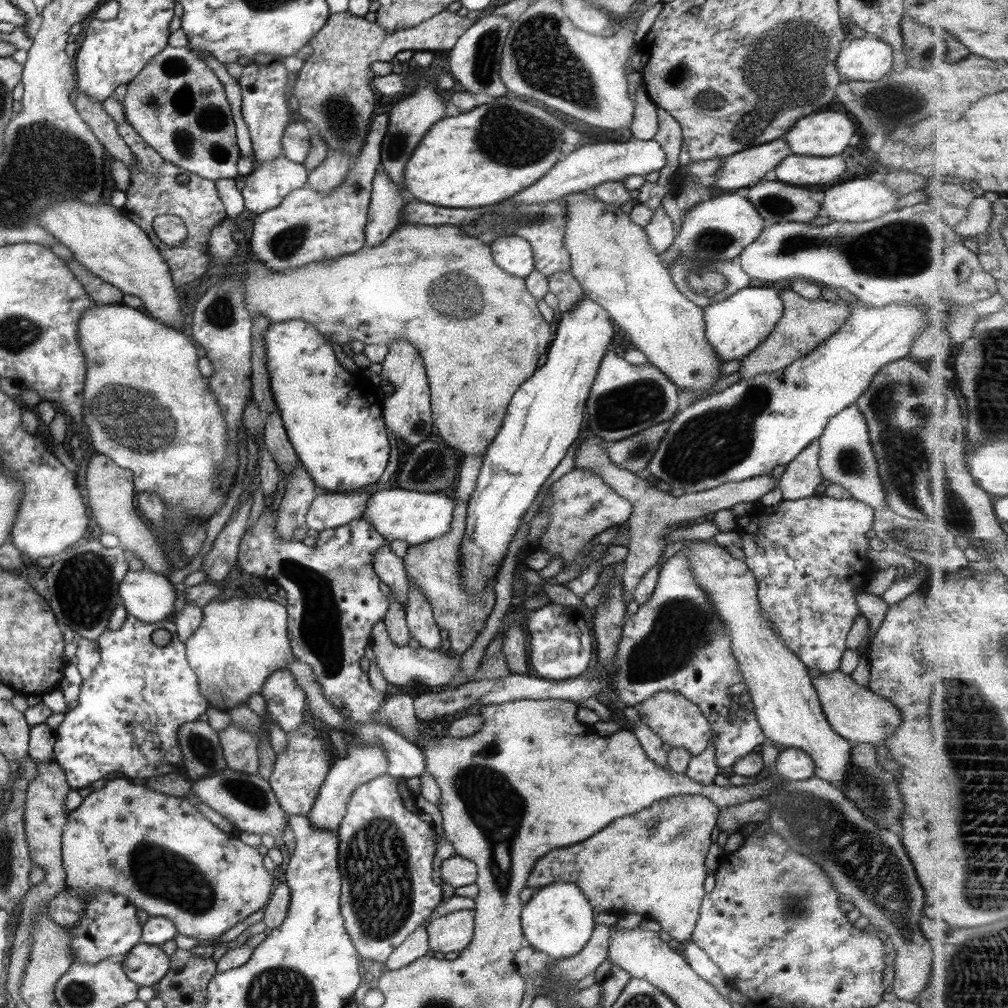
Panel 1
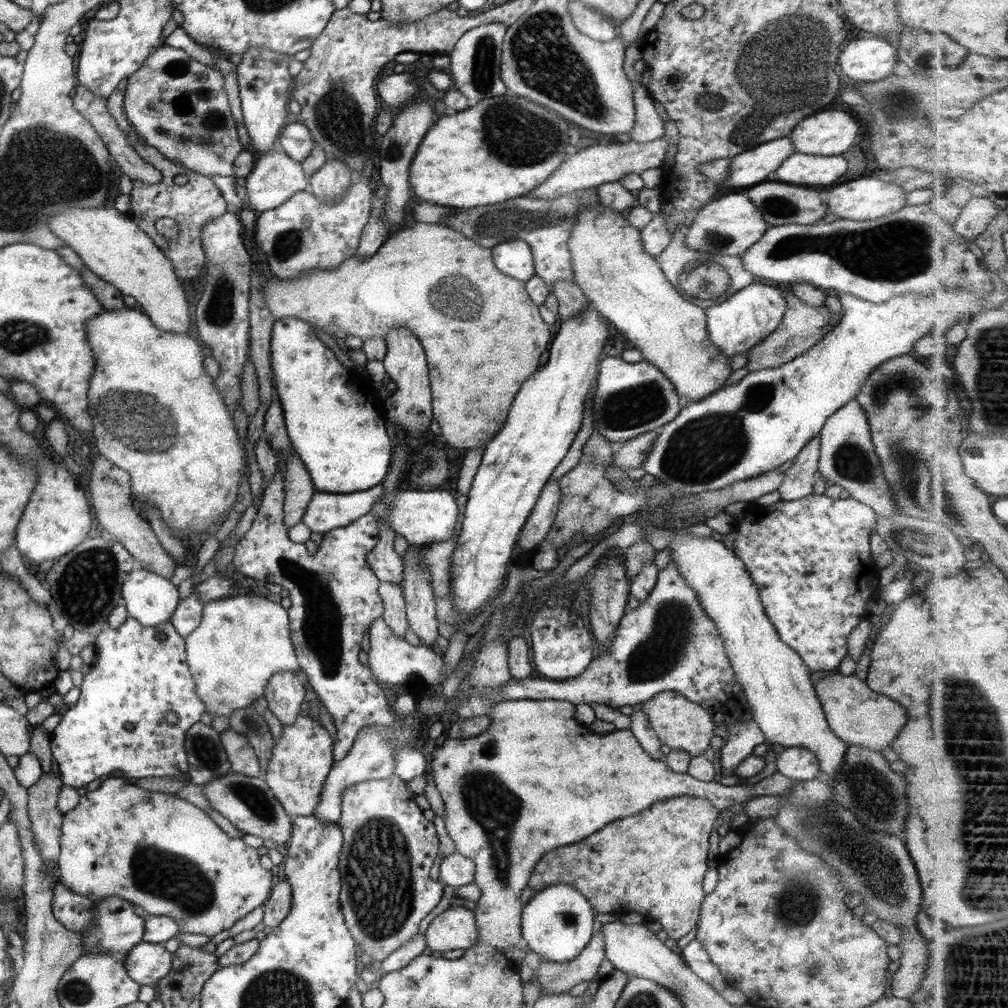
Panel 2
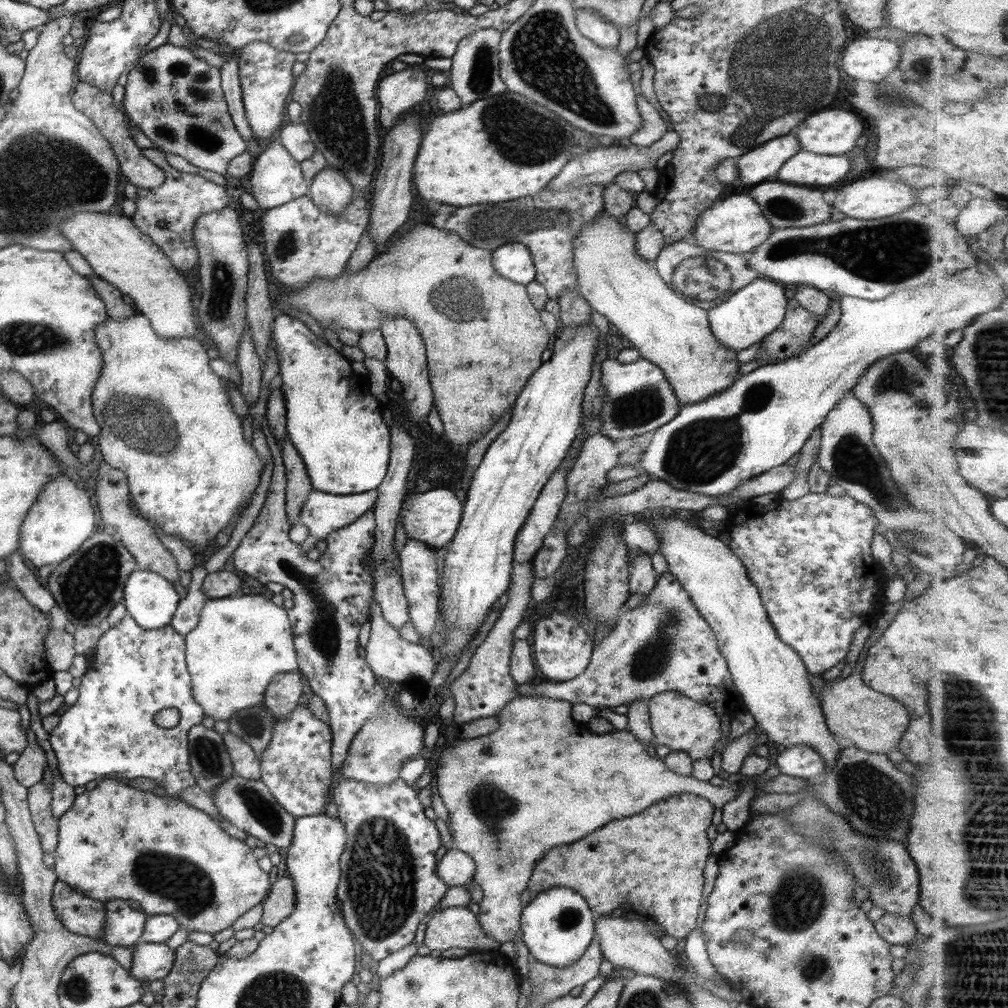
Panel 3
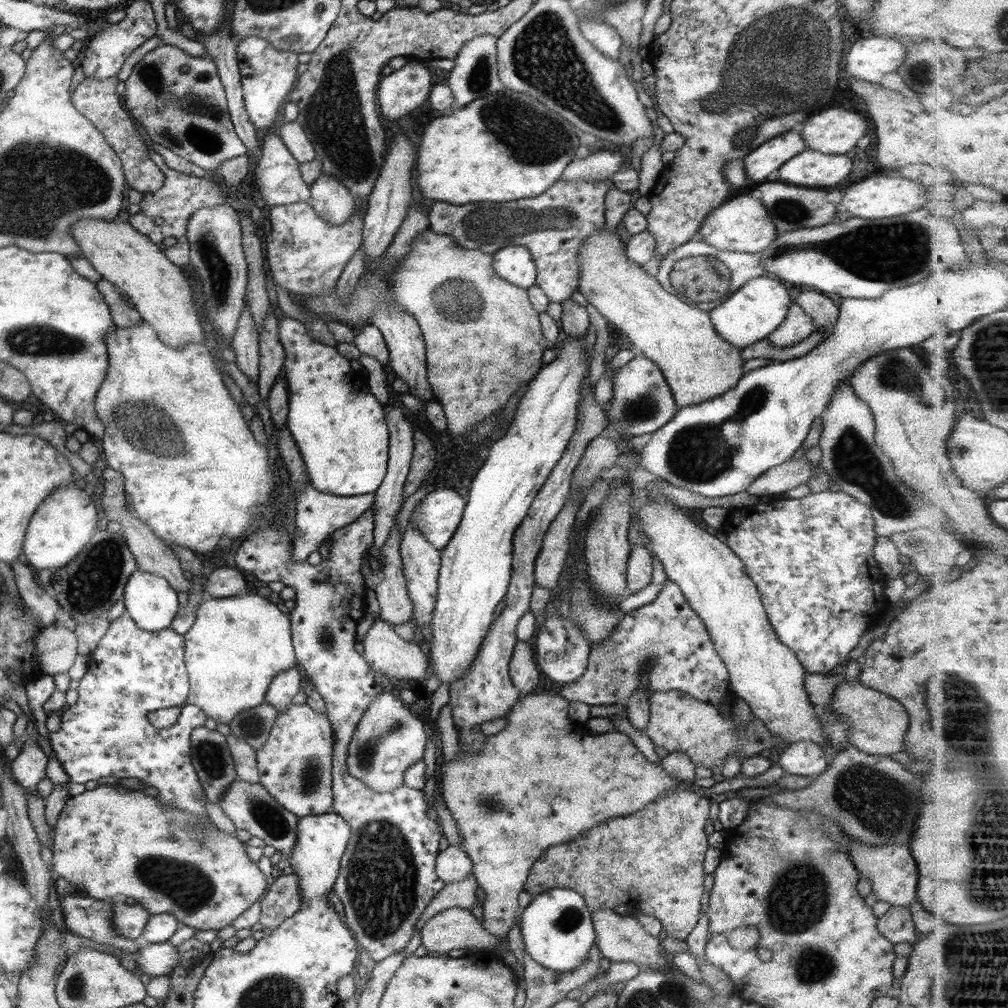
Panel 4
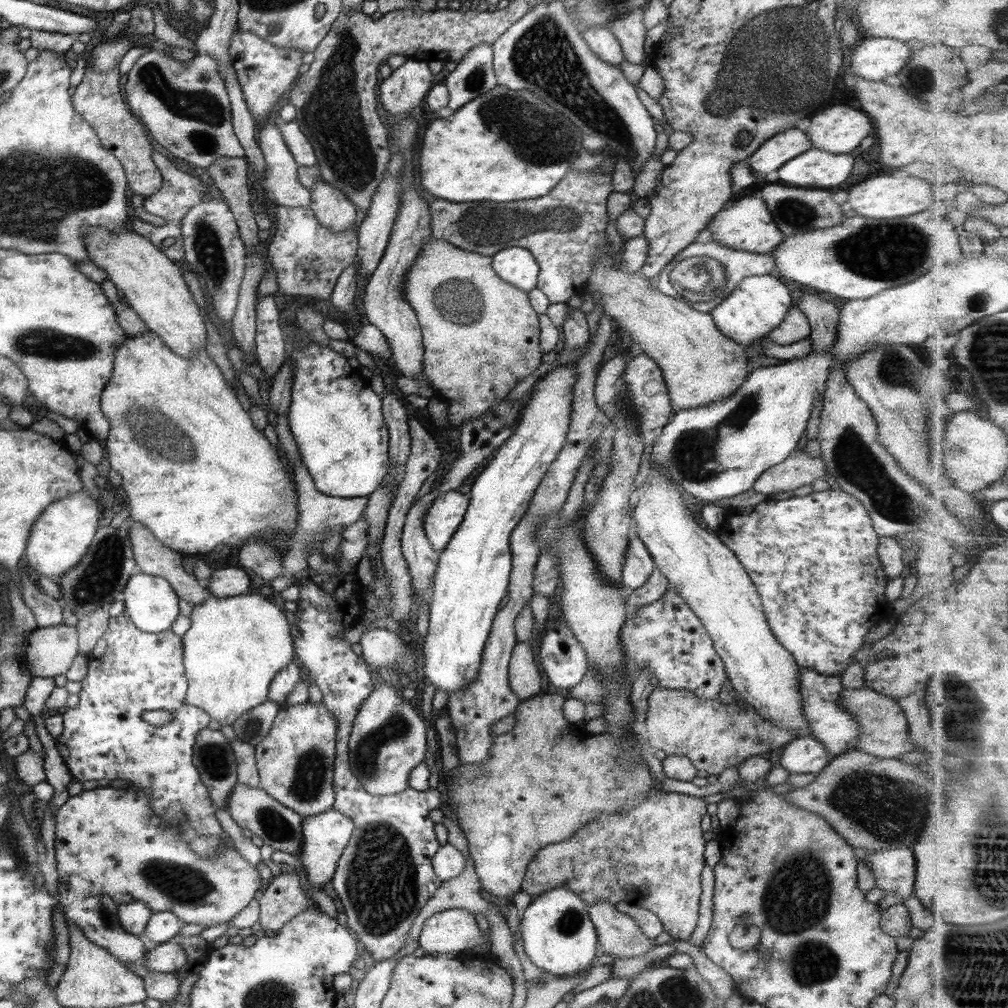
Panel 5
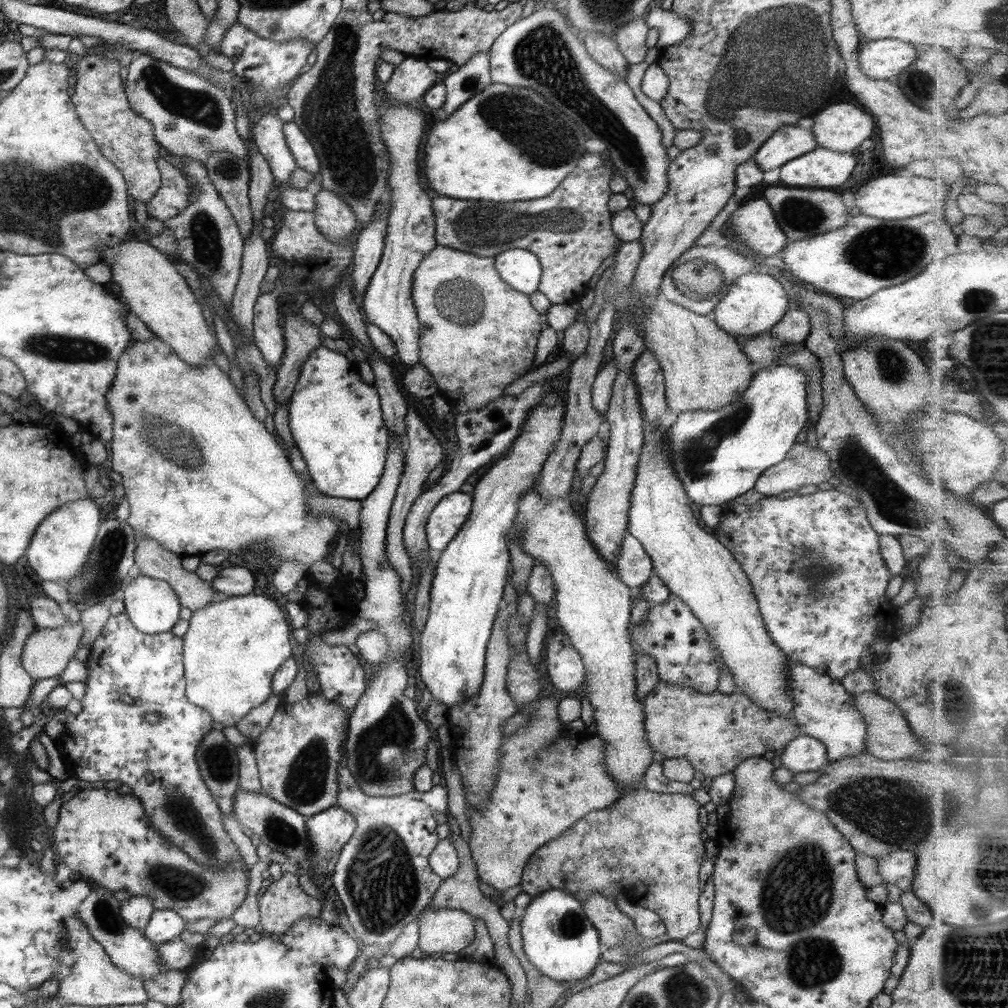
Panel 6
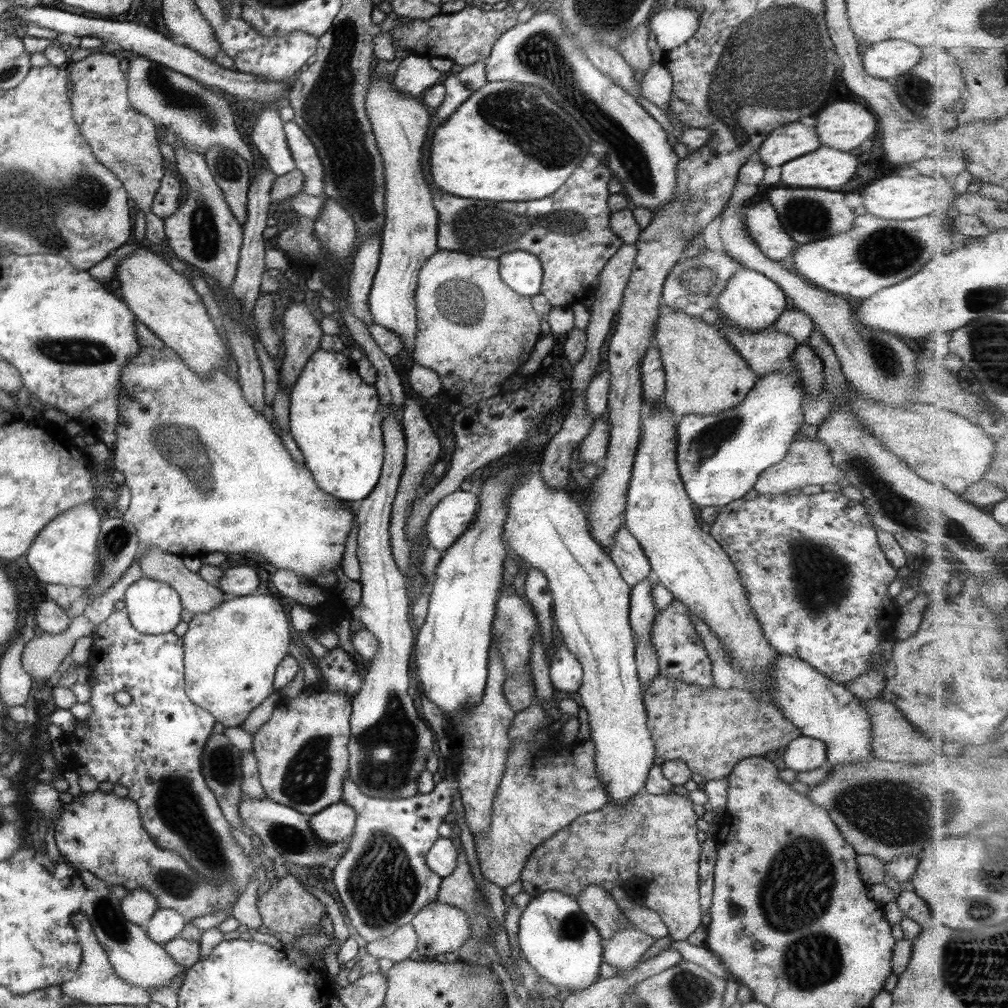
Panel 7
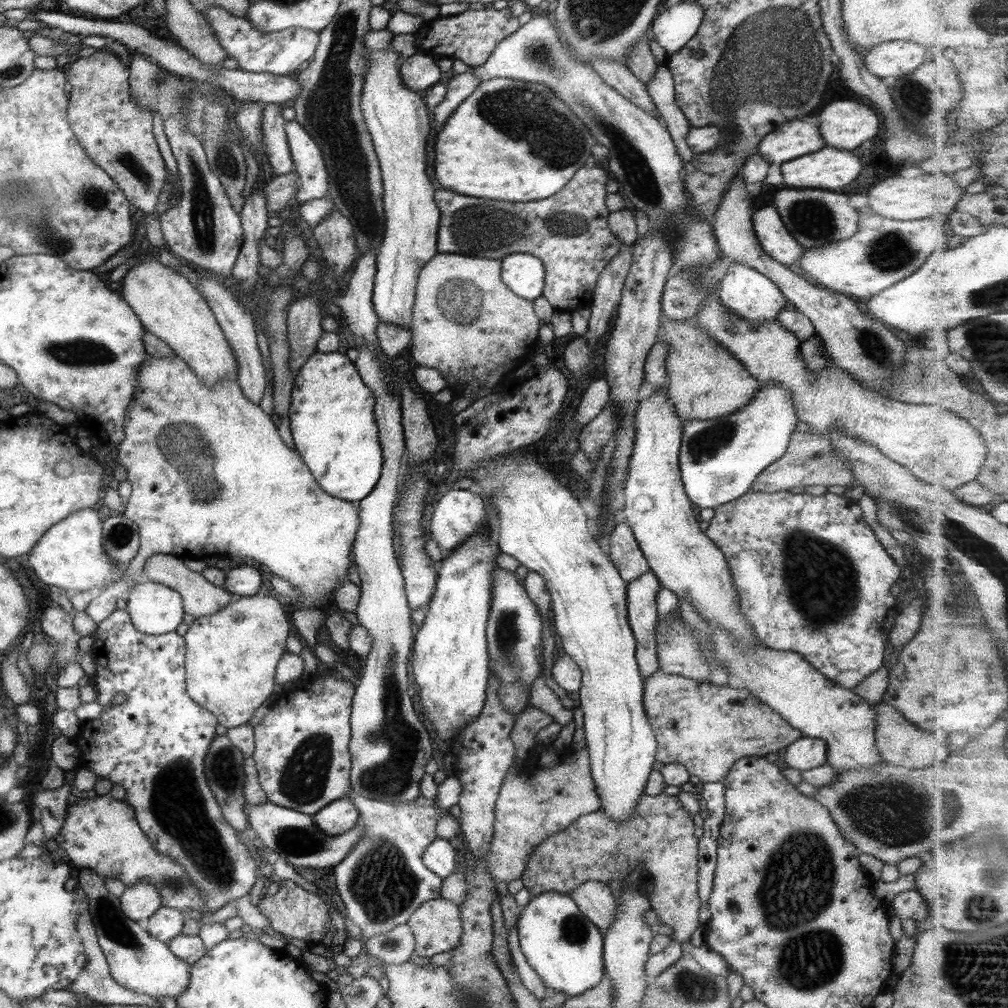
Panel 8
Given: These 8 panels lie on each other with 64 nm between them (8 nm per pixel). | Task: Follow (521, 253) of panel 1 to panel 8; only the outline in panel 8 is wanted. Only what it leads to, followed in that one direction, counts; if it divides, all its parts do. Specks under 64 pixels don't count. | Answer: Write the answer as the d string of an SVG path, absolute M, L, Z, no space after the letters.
M513 253L500 259L501 282L515 296L535 300L542 296L544 268L542 262L531 254Z

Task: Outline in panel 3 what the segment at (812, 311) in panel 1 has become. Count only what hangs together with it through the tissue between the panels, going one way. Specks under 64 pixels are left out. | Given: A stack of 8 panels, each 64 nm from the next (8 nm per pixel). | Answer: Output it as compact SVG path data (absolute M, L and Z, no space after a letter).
M795 299L787 300L787 308L779 326L760 341L755 360L760 366L775 364L795 356L809 342L821 316L807 312Z

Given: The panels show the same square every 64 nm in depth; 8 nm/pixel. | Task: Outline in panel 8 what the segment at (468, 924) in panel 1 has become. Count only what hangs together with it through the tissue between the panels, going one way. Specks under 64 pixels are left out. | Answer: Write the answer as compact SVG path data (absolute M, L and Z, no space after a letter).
M441 897L421 903L405 927L413 934L414 954L427 958L453 950L463 930L458 906Z

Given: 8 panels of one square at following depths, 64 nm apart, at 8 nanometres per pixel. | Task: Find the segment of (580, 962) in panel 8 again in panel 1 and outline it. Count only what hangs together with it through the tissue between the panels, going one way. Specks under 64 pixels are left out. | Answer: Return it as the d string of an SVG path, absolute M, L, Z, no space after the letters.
M569 882L551 883L536 889L520 914L525 945L543 952L549 961L575 956L587 942L594 924L592 906L581 890Z

